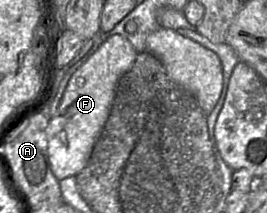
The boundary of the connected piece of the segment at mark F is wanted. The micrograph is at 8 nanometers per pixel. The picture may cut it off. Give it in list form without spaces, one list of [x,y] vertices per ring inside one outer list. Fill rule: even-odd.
[[[121,35],[98,40],[85,55],[85,62],[72,74],[55,115],[46,128],[48,157],[58,181],[76,176],[87,164],[109,117],[120,78],[132,67],[137,51]]]

